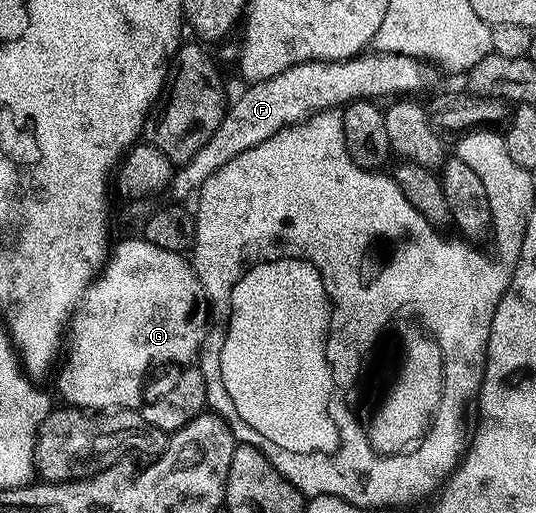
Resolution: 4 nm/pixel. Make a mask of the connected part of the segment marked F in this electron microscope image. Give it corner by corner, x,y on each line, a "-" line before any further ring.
362,52
356,58
343,58
340,62
295,64
291,68
279,72
279,76
271,76
271,80
246,85
244,87
246,90
234,102
232,99
228,103
219,128
215,128
215,136
211,136
211,140
207,140
207,144
203,144
203,148
199,148
199,152
195,152
195,156
191,156
191,160
184,162
174,173
171,183
171,194
177,197
174,199
185,200
181,198
187,197
188,194
189,197
196,195
197,191
201,189
201,185
207,180
207,176
211,176
219,168
223,168
223,164
227,164
227,160
235,160
235,156
239,156
239,152
247,152
247,148
255,148
255,144
263,144
263,140
275,136
283,128
305,121
312,114
318,114
323,110
335,110
350,102
382,100
381,98
388,99
390,96
413,96
416,95
413,94
416,90
425,90
433,82
432,72
434,73
434,71
420,58
402,54
369,53

